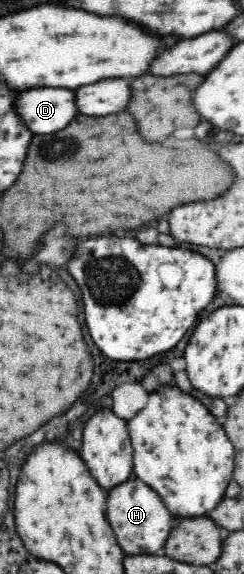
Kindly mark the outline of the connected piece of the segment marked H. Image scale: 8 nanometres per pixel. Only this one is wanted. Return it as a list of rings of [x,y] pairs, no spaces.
[[[133,477],[133,481],[121,483],[107,501],[107,522],[112,527],[119,547],[126,556],[159,555],[173,529],[173,517],[146,483]]]

